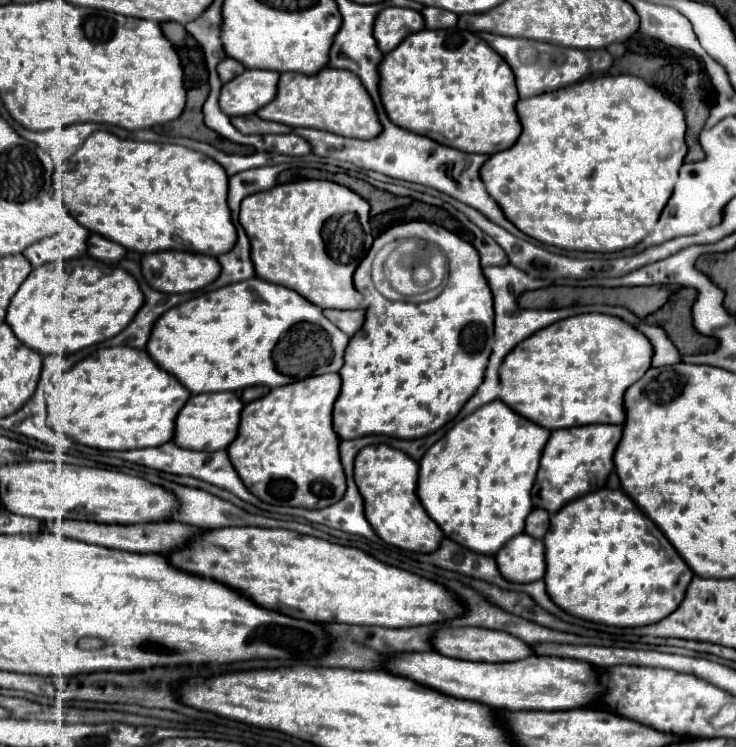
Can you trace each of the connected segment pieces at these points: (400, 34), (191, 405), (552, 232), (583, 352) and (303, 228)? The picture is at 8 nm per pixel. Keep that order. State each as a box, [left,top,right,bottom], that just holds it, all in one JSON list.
[[373,7,425,53],[173,393,243,452],[481,74,687,253],[499,313,653,431],[239,179,373,309]]

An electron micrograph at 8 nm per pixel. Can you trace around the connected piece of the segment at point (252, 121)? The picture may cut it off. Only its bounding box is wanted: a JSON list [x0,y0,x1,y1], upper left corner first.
[231,115,291,133]

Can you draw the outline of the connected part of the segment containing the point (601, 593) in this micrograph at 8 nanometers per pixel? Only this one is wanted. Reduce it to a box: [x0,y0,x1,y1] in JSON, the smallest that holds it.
[543,489,693,627]

